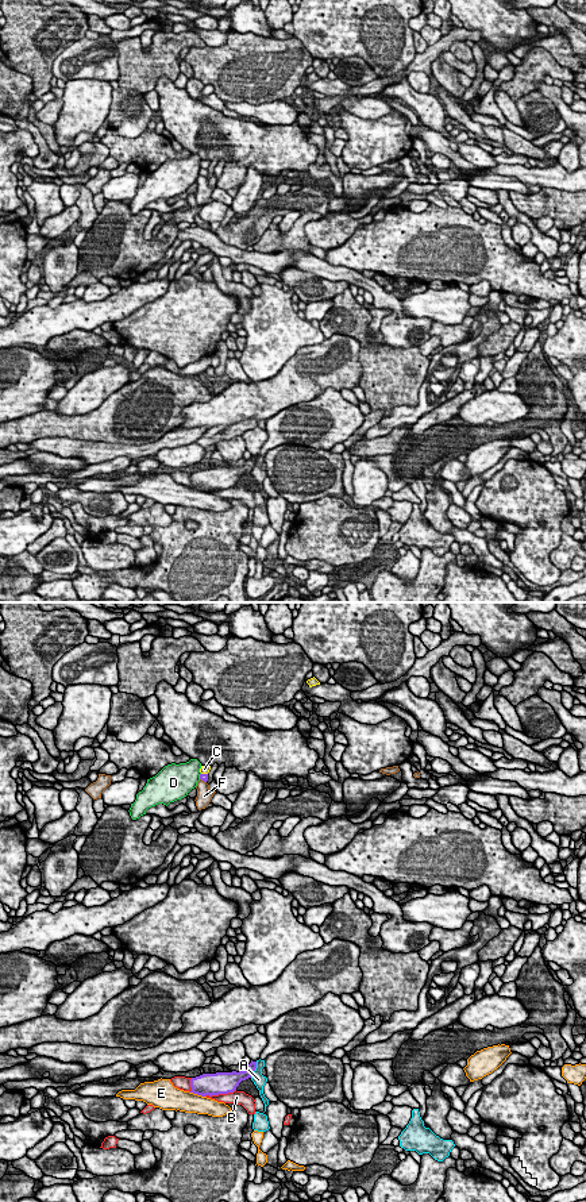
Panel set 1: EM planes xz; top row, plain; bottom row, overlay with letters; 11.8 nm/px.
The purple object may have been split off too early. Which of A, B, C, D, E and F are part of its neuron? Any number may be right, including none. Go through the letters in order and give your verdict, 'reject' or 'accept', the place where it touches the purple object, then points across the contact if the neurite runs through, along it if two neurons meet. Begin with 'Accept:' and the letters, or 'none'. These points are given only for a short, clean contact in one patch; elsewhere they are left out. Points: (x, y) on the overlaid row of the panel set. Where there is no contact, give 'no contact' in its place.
Accept: none
A: reject | xz (254, 1070) | along xz (257, 1062), (257, 1067), (250, 1077)
B: reject | xz (219, 1093)
C: reject | xz (204, 774)
D: reject | xz (200, 775) | along xz (200, 773), (199, 778)
E: reject | xz (196, 1093)
F: reject | xz (203, 779)

